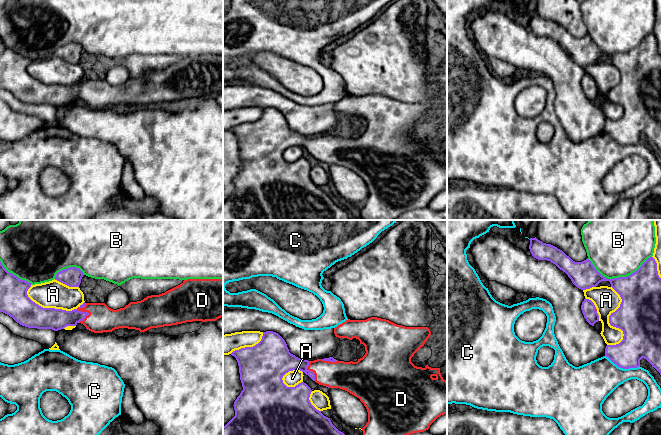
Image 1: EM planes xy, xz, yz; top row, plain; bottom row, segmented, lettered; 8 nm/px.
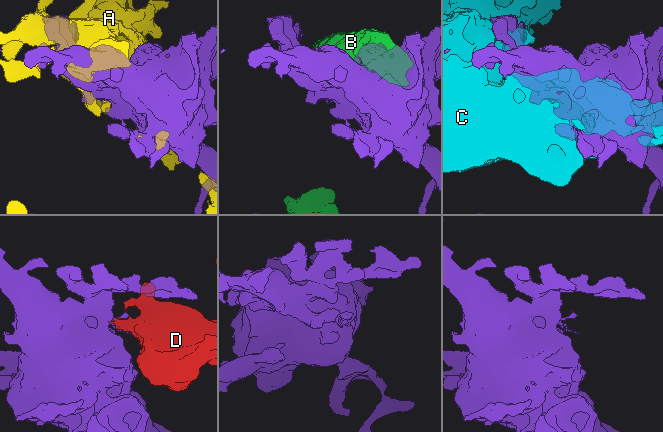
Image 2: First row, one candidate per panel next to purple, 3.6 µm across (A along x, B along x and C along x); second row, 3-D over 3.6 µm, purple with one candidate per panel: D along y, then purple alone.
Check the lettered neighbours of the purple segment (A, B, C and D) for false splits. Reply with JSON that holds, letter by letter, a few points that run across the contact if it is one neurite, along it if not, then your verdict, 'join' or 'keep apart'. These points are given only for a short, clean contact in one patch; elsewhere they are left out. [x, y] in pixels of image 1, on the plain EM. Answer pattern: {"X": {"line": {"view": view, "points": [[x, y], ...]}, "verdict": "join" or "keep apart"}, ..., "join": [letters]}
{"A": {"verdict": "keep apart"}, "B": {"verdict": "keep apart"}, "C": {"verdict": "keep apart"}, "D": {"verdict": "join"}, "join": ["D"]}

